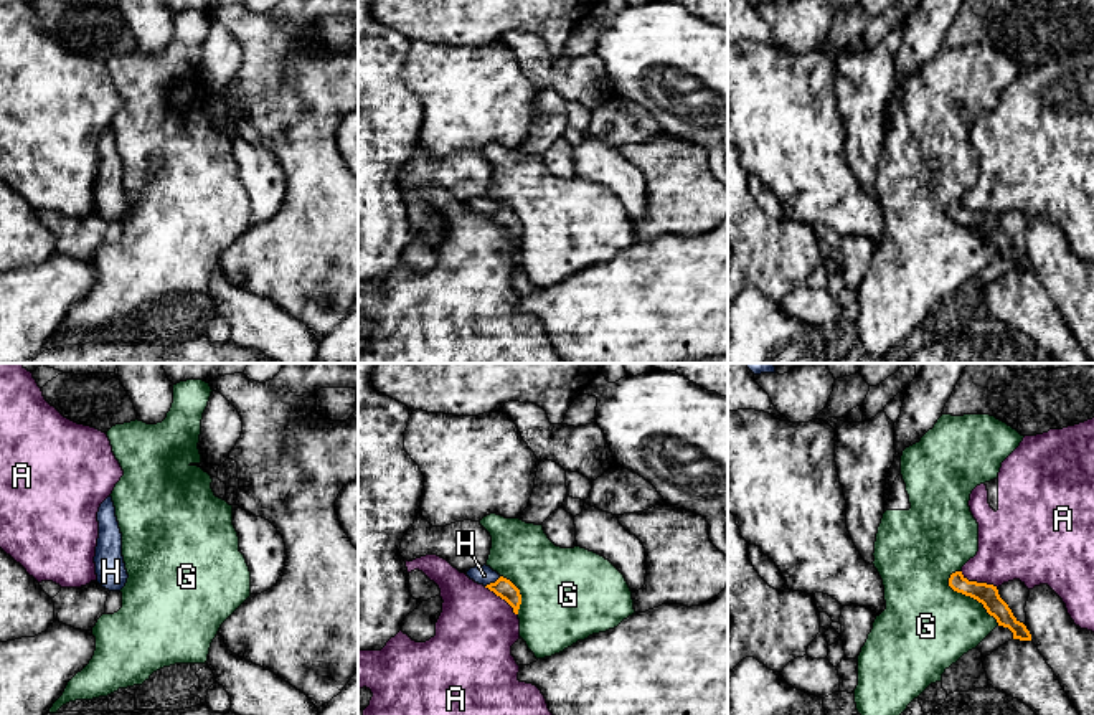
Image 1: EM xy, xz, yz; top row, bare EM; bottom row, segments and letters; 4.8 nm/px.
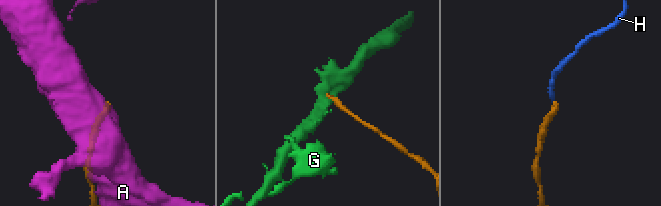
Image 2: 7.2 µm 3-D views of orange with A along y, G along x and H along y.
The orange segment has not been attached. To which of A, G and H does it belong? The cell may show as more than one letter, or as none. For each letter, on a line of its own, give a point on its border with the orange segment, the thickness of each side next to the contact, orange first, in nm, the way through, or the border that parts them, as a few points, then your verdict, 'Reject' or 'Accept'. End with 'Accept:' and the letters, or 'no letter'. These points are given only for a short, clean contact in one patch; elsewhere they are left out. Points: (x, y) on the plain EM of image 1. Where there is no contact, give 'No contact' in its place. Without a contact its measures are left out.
A: Touches orange at yz (979, 213). Thickness 100 nm (orange) against 340 nm. Reject
G: Touches orange at yz (969, 225). Thickness 100 nm (orange) against 420 nm. Boundary: yz (952, 202), (949, 215), (959, 223), (976, 228), (999, 255). Reject
H: Touches orange at xz (492, 213). Thickness 90 nm (orange) against 100 nm. Path across: xz (504, 218), (492, 213), (484, 205). Accept
Accept: H

